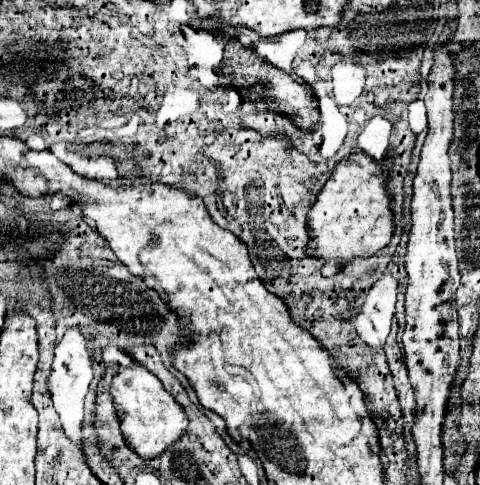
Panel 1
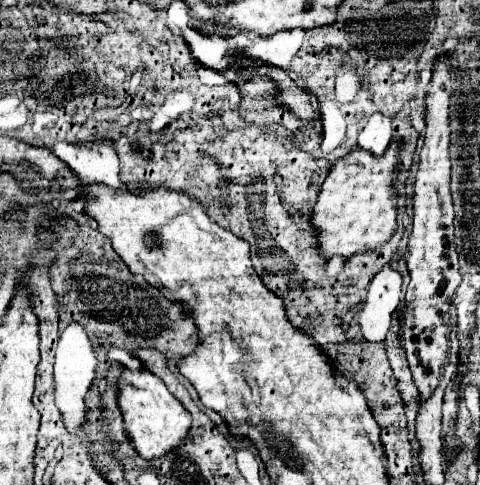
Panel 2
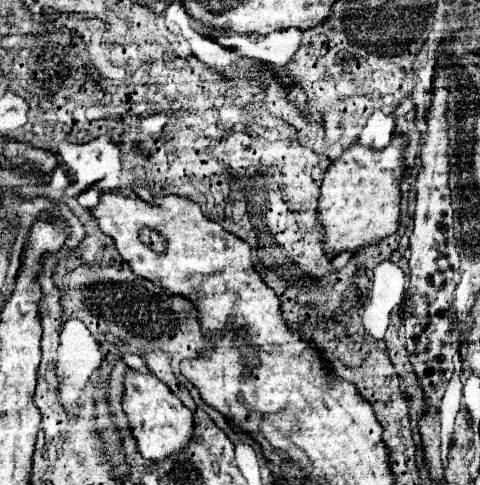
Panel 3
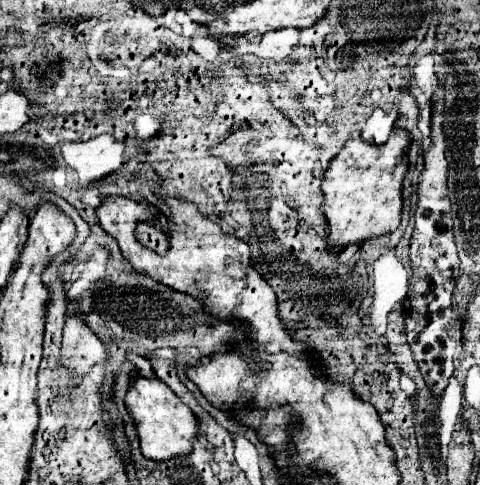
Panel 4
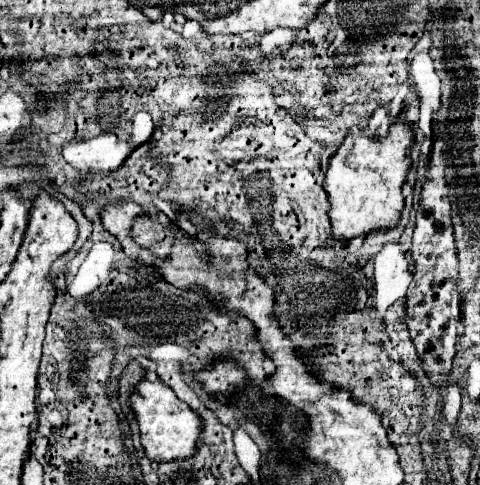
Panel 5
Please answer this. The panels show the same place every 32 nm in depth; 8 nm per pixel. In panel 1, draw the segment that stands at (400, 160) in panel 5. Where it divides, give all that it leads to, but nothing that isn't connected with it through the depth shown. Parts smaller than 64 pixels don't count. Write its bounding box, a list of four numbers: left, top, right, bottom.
[306,152,394,266]

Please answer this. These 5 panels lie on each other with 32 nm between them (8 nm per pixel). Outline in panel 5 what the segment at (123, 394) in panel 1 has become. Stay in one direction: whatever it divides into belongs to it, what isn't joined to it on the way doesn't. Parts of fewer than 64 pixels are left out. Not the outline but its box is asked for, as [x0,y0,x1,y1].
[128,380,202,462]

